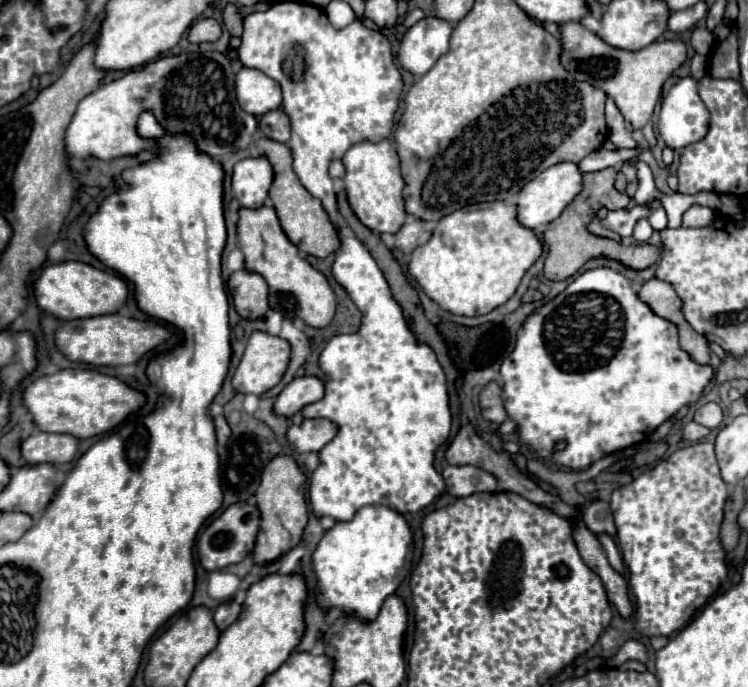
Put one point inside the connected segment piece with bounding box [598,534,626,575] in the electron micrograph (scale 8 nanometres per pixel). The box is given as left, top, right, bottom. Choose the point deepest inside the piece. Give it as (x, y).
(610, 546)

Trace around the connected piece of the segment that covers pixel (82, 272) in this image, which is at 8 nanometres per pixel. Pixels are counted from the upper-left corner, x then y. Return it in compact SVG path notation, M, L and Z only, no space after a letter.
M84 262L50 264L40 272L40 276L34 282L36 306L42 312L52 314L60 320L90 318L96 314L112 314L126 302L126 296L128 296L128 286L120 276L108 274Z

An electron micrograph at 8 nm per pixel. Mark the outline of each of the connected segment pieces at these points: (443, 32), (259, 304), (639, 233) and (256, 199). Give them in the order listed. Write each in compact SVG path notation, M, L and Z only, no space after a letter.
M436 16L422 18L404 34L398 48L398 64L414 76L426 74L448 52L452 26Z
M238 270L230 276L228 288L236 312L246 320L260 320L268 310L268 286L260 274Z
M638 222L636 224L636 230L634 230L634 240L638 242L638 244L646 244L648 242L648 238L652 236L652 226L648 224L648 222Z
M246 158L234 166L232 190L242 208L260 208L266 204L272 184L272 166L266 158Z

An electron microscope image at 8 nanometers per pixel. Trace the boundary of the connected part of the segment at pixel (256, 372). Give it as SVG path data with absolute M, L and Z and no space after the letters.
M254 332L246 352L232 376L232 386L240 394L264 394L274 388L286 372L290 344L278 336Z

